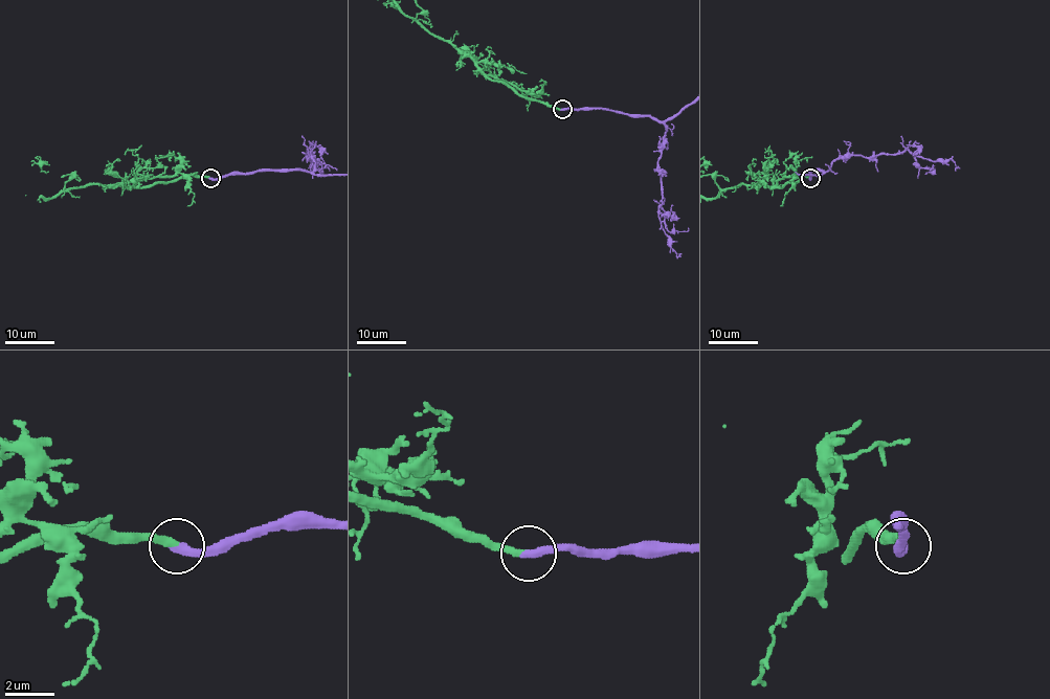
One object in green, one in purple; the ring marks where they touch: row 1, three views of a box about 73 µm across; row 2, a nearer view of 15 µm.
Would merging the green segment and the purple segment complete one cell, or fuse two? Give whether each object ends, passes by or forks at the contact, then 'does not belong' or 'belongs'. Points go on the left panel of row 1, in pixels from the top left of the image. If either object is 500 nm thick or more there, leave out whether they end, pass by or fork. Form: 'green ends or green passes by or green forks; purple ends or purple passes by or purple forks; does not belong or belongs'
green ends; purple ends; belongs

